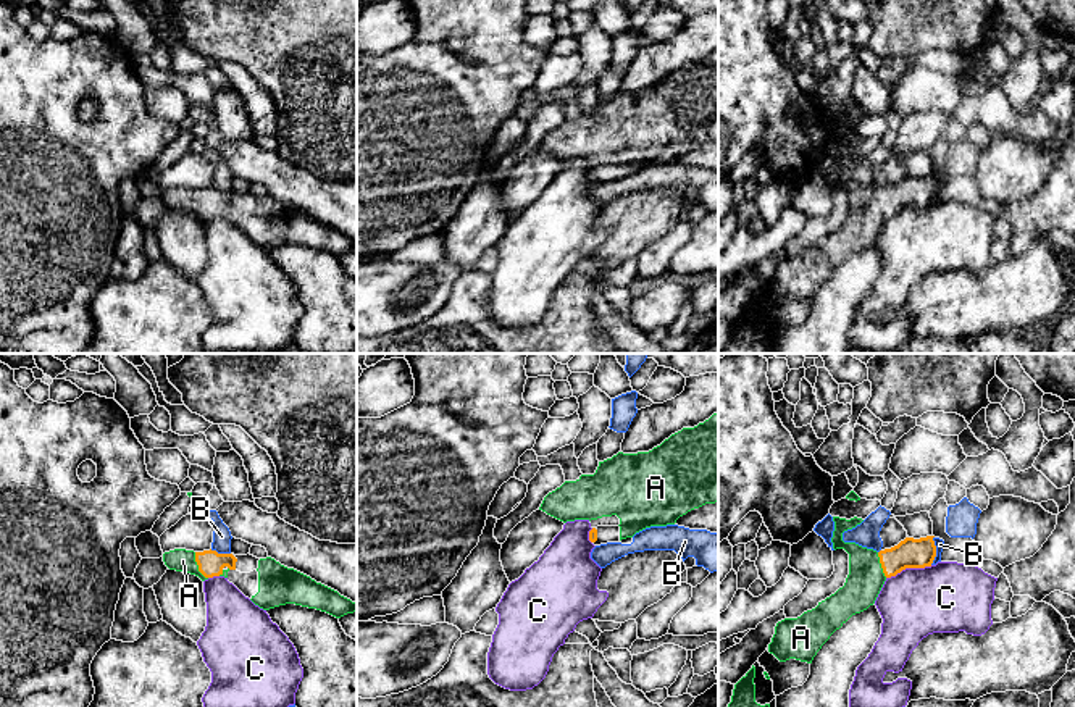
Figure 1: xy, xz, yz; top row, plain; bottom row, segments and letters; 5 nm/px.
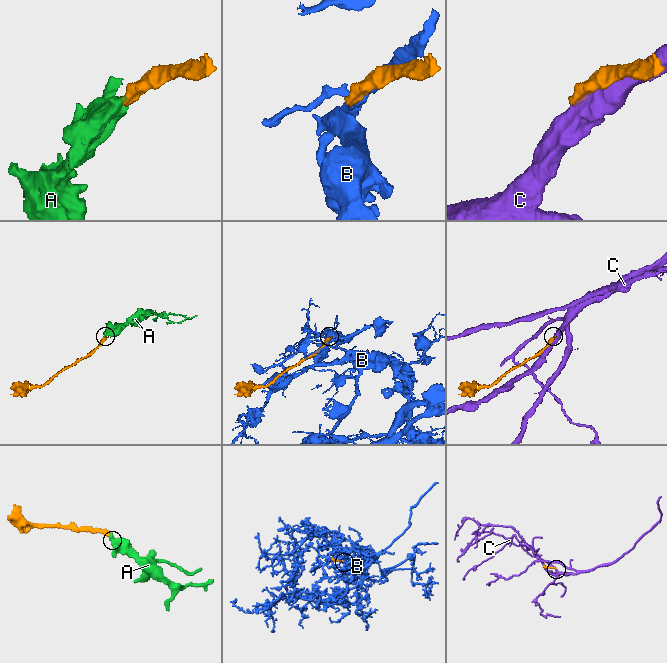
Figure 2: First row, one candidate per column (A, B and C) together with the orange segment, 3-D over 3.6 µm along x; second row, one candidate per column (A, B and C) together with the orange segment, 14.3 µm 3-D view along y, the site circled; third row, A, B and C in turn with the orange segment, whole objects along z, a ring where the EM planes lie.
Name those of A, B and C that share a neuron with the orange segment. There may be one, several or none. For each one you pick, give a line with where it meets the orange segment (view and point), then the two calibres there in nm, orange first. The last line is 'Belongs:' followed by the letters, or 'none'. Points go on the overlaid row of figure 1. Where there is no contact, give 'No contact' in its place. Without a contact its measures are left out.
A: Touches orange at xy (197, 564). Thickness 130 nm (orange) against 110 nm
Belongs: A

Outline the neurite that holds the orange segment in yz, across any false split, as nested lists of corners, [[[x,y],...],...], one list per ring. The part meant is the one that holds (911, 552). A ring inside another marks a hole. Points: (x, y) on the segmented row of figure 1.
[[[833,517],[833,549],[849,554],[849,575],[843,588],[818,602],[812,610],[797,618],[784,618],[776,623],[768,652],[780,662],[796,659],[812,663],[817,652],[852,615],[875,604],[885,581],[906,568],[931,567],[936,557],[933,538],[906,538],[897,546],[873,550],[855,542],[844,542],[843,533],[855,528],[862,518]]]

